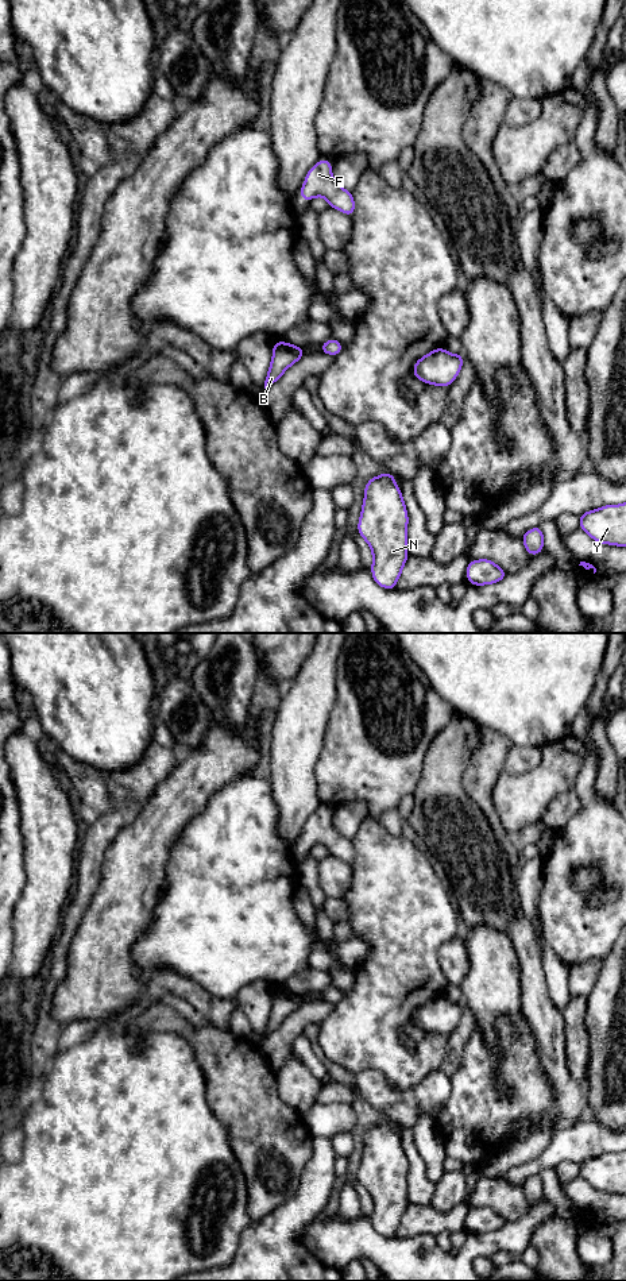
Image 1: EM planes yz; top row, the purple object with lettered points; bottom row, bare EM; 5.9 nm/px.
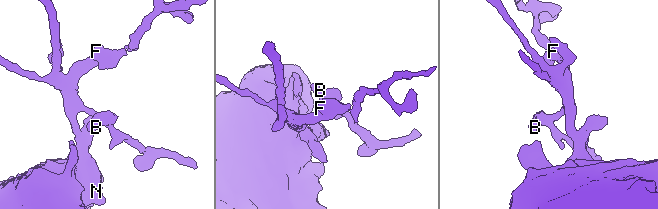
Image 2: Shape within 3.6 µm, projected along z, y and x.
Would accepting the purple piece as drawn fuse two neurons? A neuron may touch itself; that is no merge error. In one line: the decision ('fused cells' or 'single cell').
single cell

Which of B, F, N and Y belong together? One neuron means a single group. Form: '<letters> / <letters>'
B F N Y

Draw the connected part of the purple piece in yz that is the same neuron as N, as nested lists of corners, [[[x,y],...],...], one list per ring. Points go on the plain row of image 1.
[[[387,1119],[371,1124],[358,1172],[358,1181],[372,1197],[371,1223],[386,1238],[395,1236],[409,1205],[409,1164],[395,1127]]]

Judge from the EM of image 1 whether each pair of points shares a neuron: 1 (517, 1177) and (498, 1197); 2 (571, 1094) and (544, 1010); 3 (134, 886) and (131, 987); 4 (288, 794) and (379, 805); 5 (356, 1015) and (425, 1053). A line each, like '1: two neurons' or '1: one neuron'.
1: two neurons
2: one neuron
3: one neuron
4: two neurons
5: one neuron

